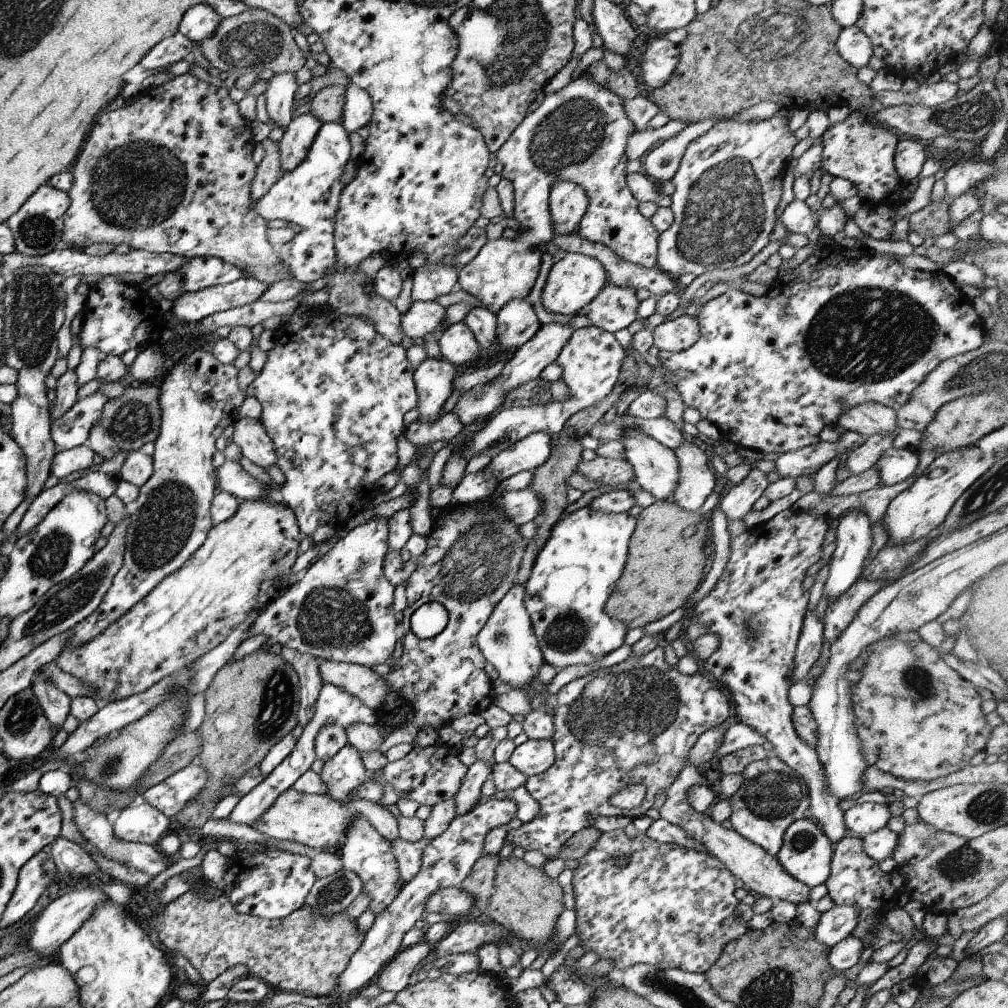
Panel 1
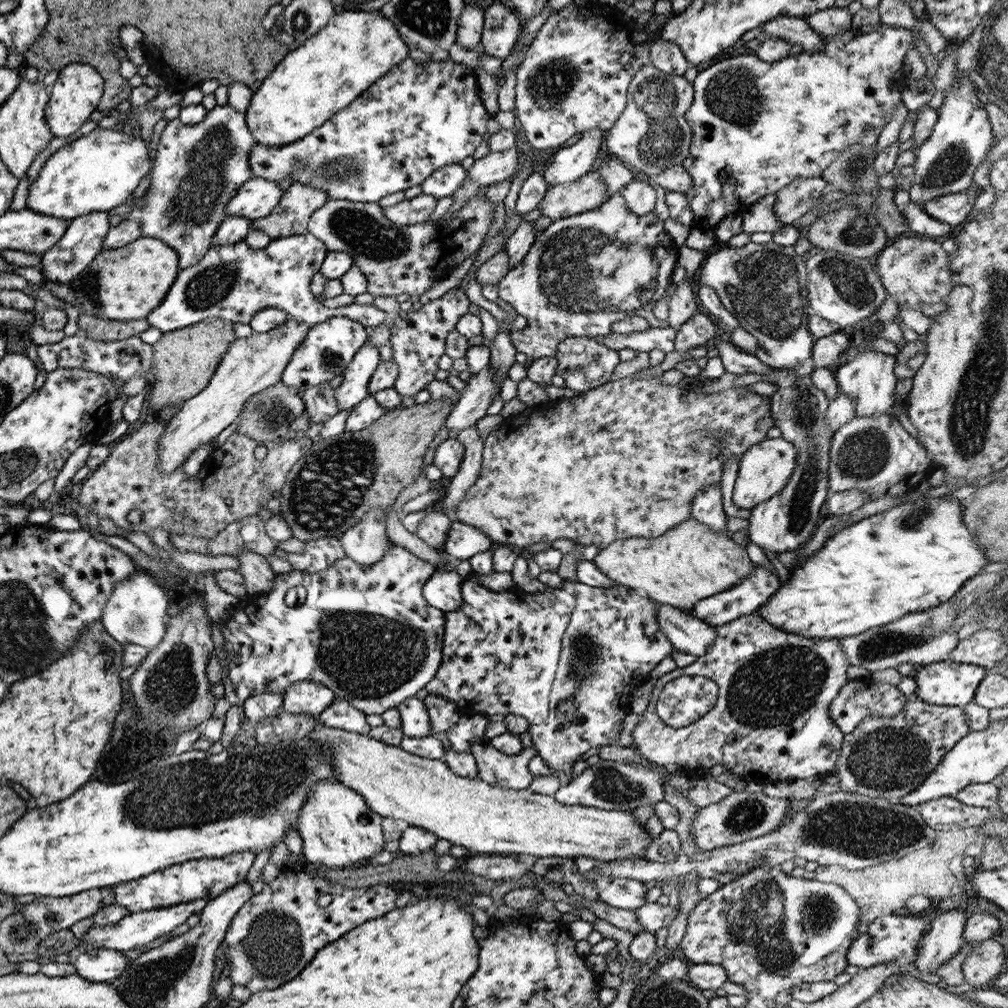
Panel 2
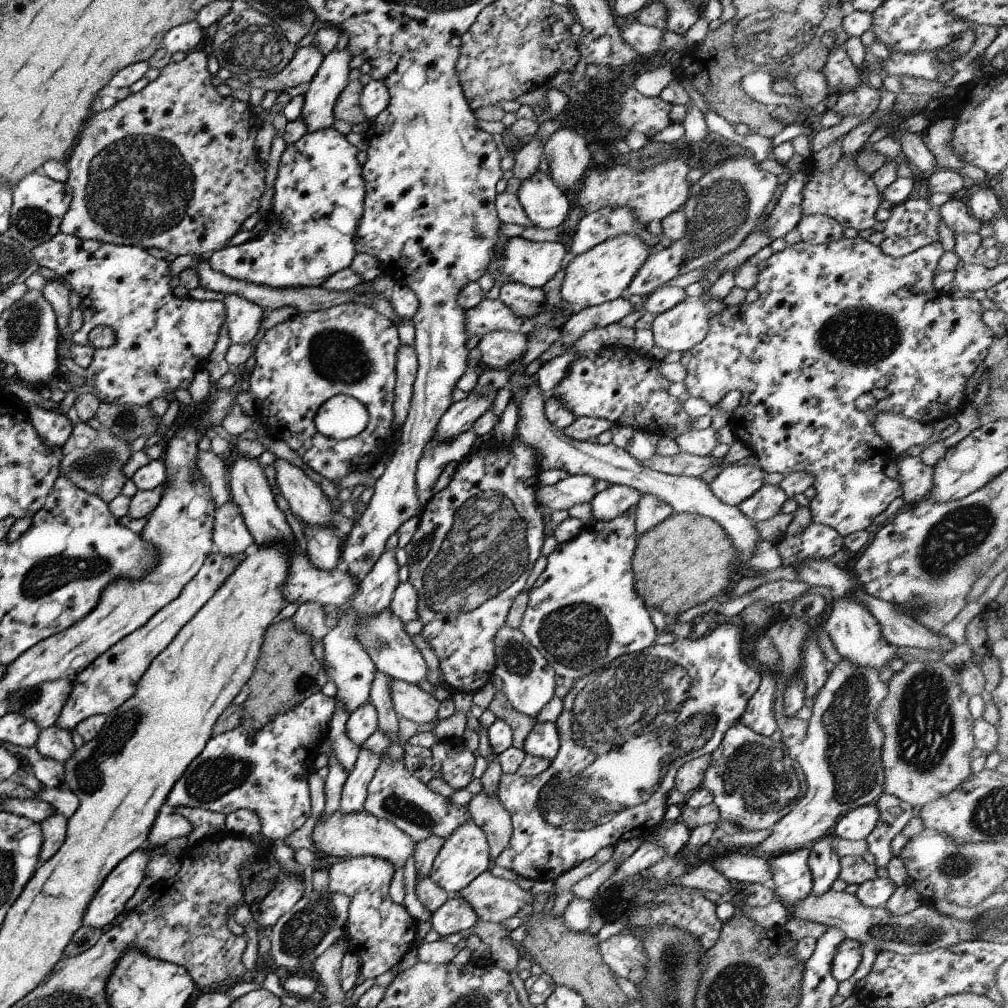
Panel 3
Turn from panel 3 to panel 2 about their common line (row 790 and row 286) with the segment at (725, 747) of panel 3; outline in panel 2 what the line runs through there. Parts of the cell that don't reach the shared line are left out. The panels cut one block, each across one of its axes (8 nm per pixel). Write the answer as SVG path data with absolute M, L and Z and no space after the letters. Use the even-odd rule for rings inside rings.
M749 241L740 248L719 244L706 253L695 278L698 278L699 284L711 288L719 297L721 306L757 340L755 358L774 369L809 363L814 338L807 332L811 312L806 292L806 270L792 246L782 247L771 241L765 244Z

